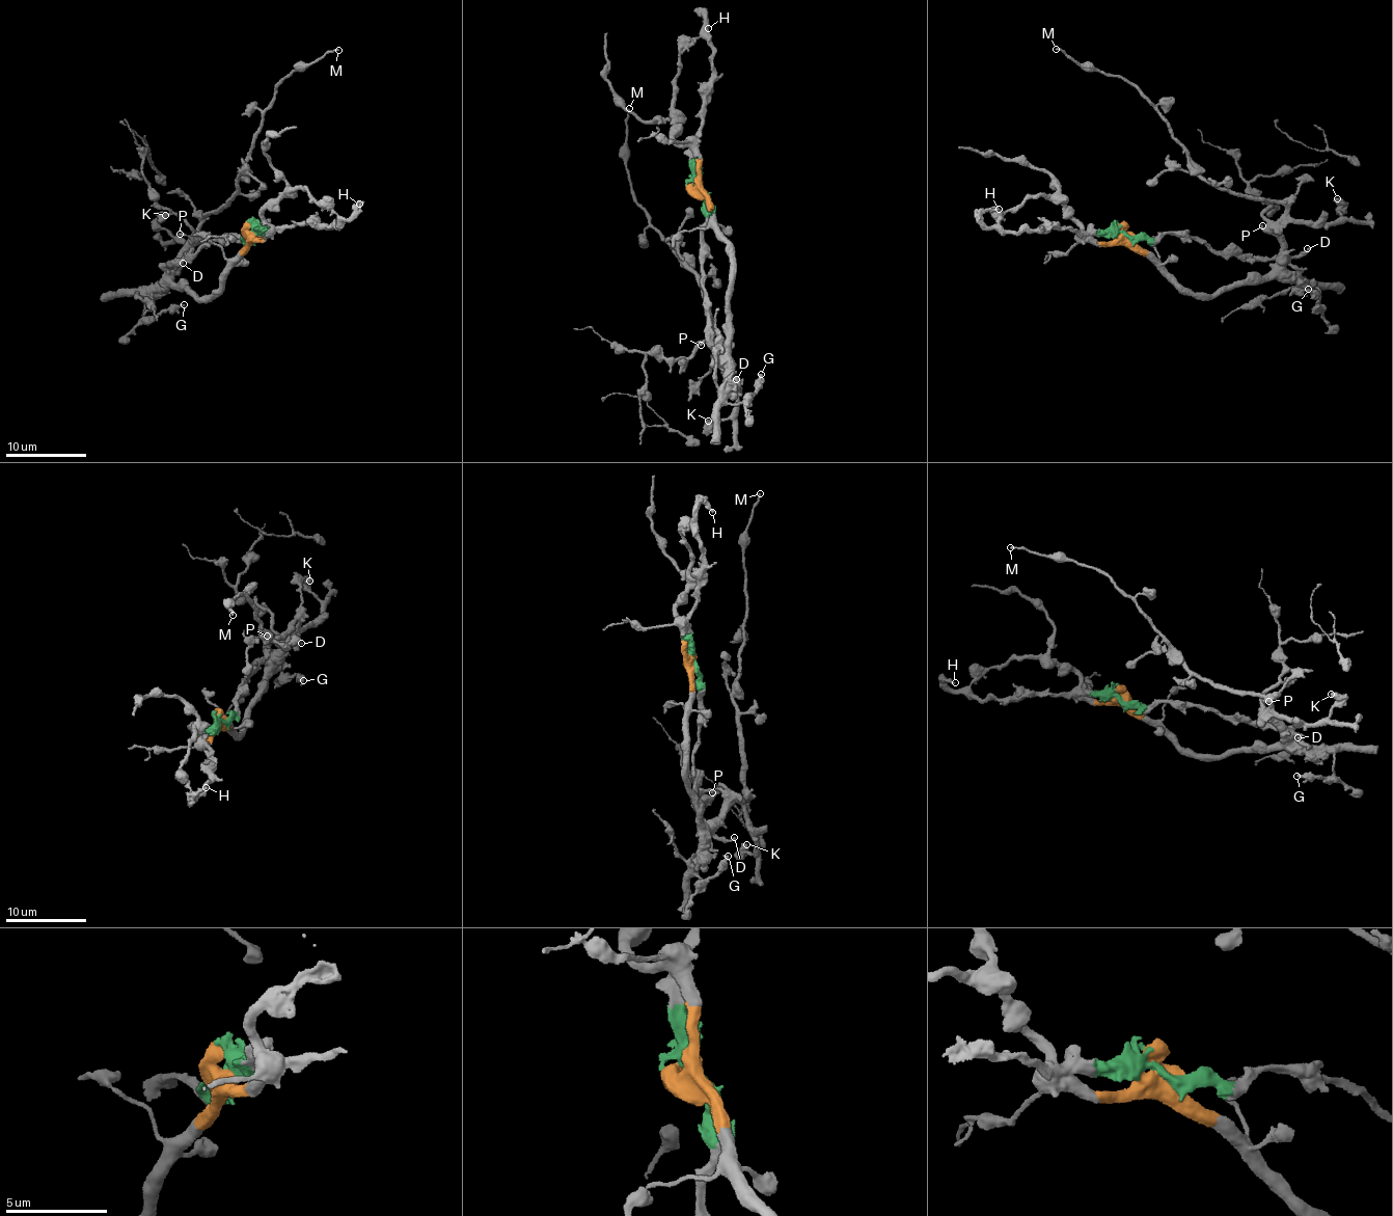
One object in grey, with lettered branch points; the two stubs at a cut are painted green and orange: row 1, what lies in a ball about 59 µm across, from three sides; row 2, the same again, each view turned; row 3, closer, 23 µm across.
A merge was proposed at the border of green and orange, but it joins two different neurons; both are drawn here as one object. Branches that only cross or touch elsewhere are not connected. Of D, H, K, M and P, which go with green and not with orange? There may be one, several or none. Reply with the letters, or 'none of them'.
D, H

